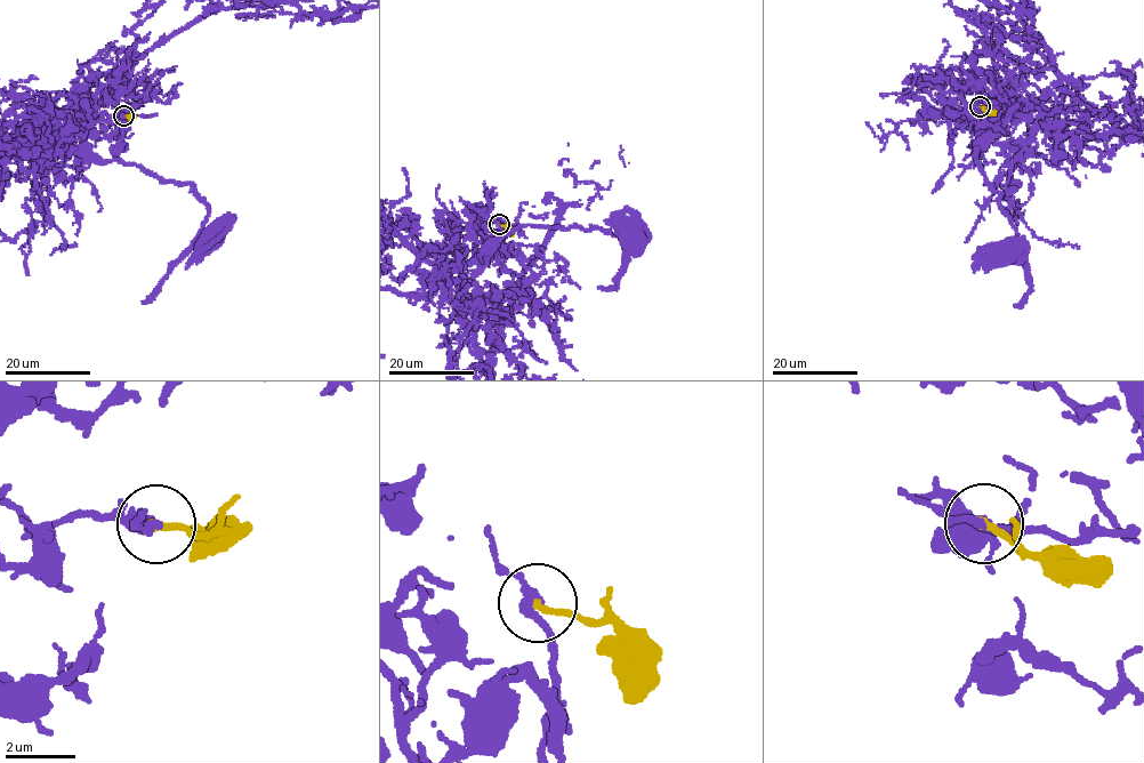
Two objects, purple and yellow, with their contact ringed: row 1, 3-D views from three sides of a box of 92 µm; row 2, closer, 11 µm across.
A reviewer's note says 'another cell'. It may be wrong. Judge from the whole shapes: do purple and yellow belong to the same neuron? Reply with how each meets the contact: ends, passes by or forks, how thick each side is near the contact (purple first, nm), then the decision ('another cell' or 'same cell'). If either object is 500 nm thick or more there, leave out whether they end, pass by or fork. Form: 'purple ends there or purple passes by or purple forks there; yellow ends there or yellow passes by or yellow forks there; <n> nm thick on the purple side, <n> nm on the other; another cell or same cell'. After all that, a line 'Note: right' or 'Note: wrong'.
purple passes by; yellow ends there; 220 nm thick on the purple side, 220 nm on the other; same cell
Note: wrong

